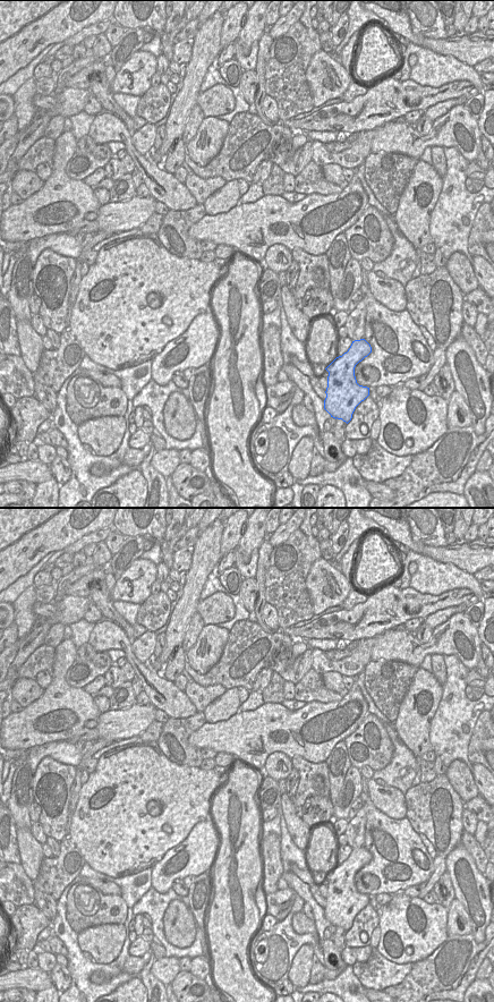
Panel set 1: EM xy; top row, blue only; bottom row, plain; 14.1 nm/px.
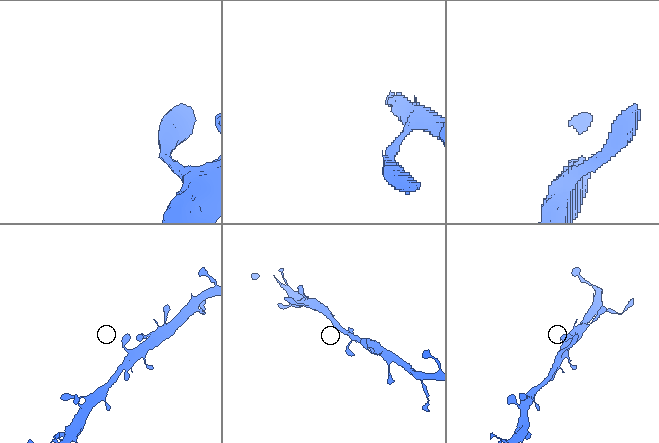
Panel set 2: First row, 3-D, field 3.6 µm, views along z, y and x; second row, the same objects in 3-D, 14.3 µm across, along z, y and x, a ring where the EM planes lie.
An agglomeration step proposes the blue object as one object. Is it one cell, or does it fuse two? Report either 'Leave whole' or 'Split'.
Leave whole.

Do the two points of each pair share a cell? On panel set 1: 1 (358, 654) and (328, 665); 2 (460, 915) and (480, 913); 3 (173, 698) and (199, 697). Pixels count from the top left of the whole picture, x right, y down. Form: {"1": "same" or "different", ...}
{"1": "same", "2": "different", "3": "different"}

